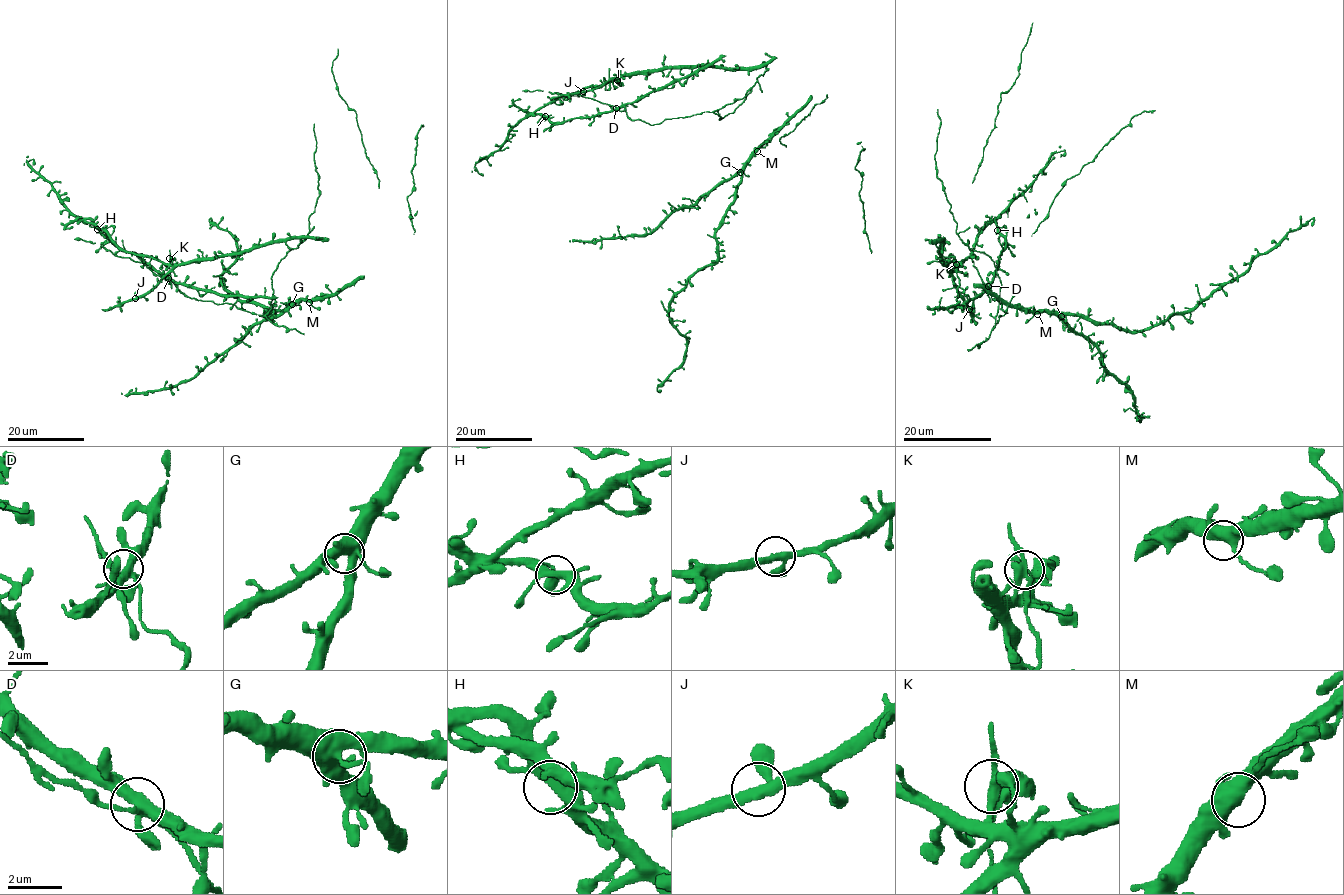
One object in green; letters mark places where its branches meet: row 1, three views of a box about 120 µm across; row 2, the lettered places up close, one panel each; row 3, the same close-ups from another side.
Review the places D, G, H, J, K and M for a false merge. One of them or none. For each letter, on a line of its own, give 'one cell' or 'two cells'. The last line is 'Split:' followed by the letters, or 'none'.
D: one cell
G: one cell
H: one cell
J: one cell
K: two cells
M: one cell
Split: K

